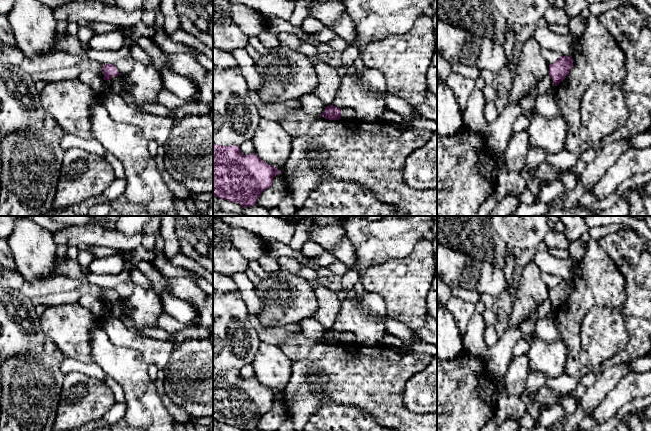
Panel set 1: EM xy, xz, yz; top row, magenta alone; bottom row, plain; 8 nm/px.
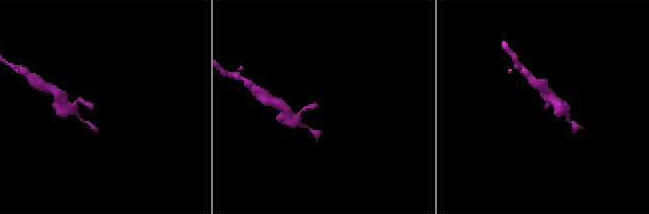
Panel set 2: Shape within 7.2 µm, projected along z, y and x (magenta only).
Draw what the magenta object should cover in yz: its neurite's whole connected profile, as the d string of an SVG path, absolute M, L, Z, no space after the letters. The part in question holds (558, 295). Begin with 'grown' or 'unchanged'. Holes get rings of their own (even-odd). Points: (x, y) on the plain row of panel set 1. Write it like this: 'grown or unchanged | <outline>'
unchanged | M560 279L559 283L554 288L549 289L549 300L552 302L555 310L566 302L572 290L572 280L567 281L563 279Z

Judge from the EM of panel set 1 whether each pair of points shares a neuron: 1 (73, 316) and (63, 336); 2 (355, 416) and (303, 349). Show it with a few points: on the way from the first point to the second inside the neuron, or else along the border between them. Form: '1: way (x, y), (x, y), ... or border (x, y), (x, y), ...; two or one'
1: way (72, 321), (68, 331); one
2: border (332, 401), (338, 404), (357, 405), (369, 413); two

